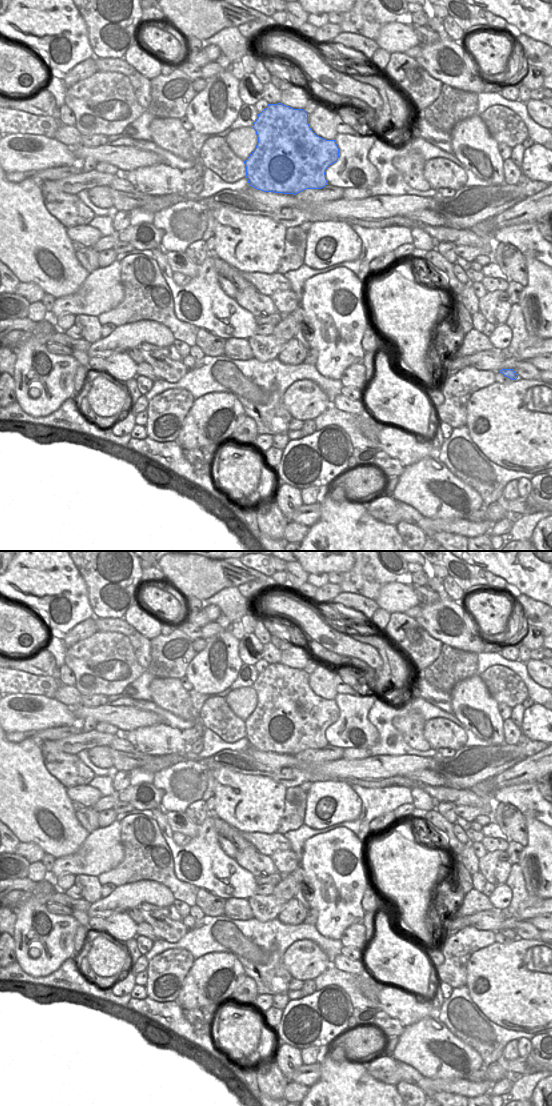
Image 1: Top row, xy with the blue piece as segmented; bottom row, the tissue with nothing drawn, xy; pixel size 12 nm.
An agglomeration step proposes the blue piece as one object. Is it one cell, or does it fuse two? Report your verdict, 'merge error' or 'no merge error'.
no merge error

